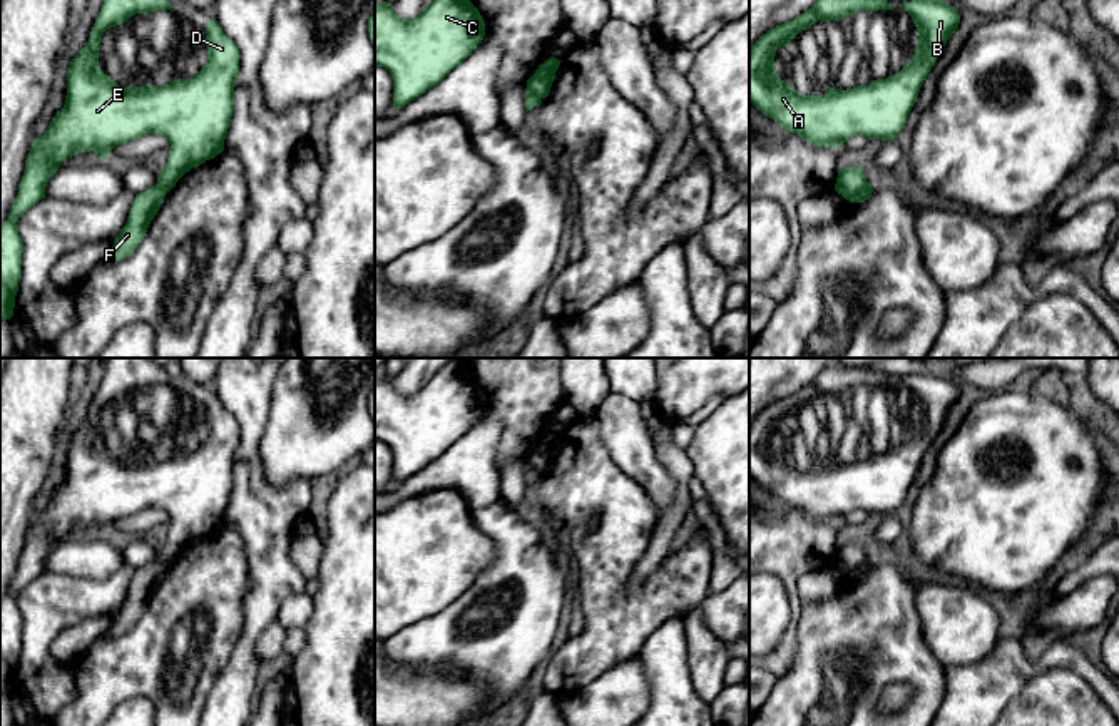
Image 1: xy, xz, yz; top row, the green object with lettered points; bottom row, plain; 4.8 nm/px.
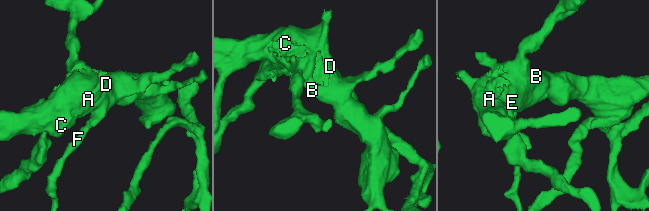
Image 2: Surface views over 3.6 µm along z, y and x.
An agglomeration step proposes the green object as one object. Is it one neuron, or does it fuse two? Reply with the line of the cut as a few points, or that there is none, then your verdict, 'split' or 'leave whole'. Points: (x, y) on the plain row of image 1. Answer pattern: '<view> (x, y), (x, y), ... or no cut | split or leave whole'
yz (867, 556), (848, 574) | split

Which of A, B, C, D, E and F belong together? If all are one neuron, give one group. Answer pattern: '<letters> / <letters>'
A B C D E / F

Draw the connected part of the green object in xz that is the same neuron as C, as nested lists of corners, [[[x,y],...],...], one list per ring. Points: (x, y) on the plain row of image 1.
[[[460,358],[443,365],[416,393],[400,393],[391,378],[375,378],[375,442],[385,442],[393,453],[393,483],[438,460],[483,415],[485,398]]]

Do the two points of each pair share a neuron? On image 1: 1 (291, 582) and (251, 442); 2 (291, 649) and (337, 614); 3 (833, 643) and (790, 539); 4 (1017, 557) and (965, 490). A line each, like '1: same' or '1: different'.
1: same
2: different
3: different
4: same

